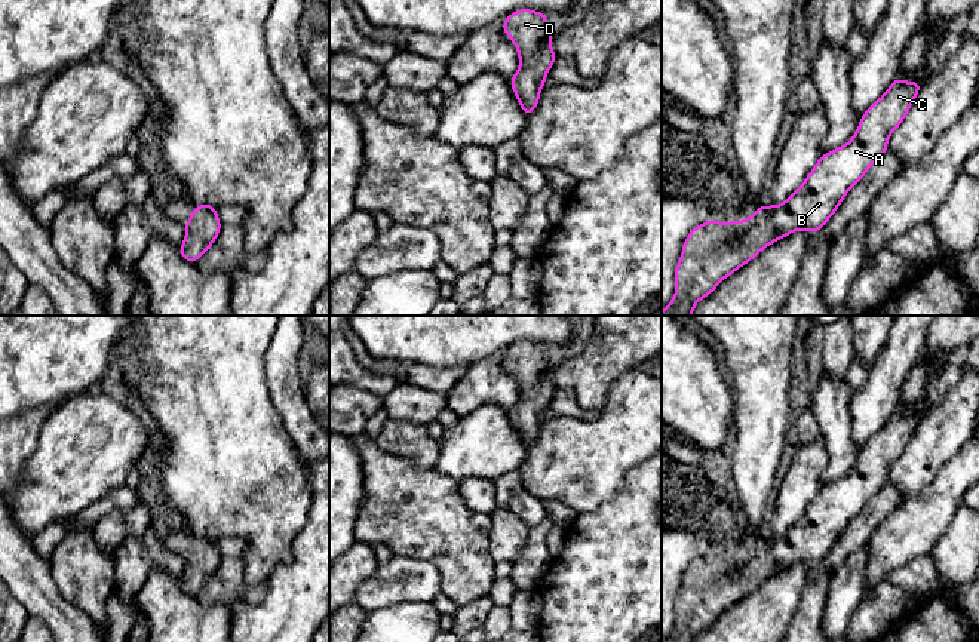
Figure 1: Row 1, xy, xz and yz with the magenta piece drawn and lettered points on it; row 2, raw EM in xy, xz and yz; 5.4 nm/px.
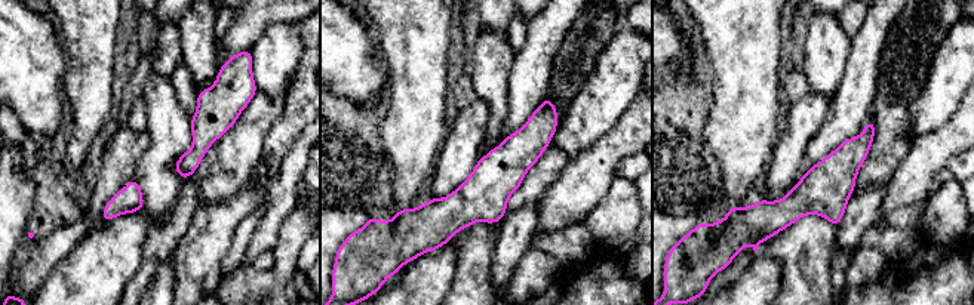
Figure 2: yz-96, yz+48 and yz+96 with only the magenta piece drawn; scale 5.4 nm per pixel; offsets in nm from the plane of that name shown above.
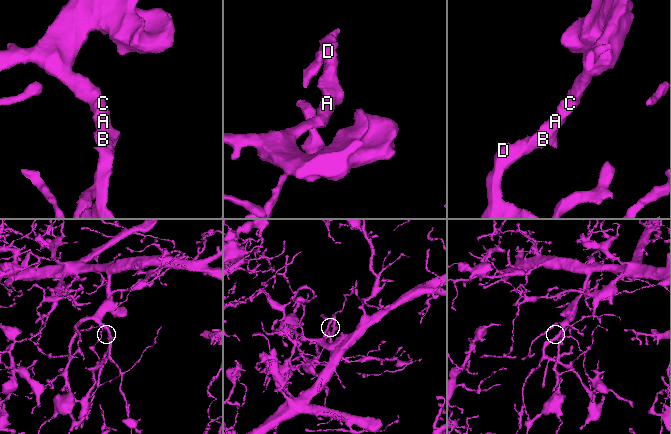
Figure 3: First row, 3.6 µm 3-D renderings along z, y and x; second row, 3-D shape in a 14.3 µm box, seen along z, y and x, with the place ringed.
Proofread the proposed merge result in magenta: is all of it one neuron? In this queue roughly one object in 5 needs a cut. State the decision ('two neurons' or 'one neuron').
one neuron

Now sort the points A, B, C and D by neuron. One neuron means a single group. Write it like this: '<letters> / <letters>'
A B C D

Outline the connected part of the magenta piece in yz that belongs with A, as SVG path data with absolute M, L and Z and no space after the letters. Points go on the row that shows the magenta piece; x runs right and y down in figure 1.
M894 79L883 96L865 111L851 139L829 153L823 153L805 181L783 203L758 205L756 211L743 221L706 219L694 227L682 243L681 258L675 268L675 295L662 316L693 316L700 300L712 294L724 279L752 261L767 246L797 230L810 233L822 230L851 187L886 154L889 138L906 117L920 89L921 83L918 82Z

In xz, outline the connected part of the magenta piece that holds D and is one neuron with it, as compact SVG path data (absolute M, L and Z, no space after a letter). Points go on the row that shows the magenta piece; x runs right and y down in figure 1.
M518 9L503 21L503 33L510 37L519 56L510 86L522 111L530 116L540 101L546 74L556 61L546 12Z

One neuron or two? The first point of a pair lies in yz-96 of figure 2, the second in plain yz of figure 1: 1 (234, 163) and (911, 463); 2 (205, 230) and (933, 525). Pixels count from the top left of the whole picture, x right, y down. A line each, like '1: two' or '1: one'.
1: one
2: one

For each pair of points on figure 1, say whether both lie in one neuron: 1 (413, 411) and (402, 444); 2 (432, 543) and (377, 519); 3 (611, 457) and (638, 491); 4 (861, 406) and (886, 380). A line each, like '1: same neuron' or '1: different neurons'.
1: different neurons
2: same neuron
3: different neurons
4: same neuron

